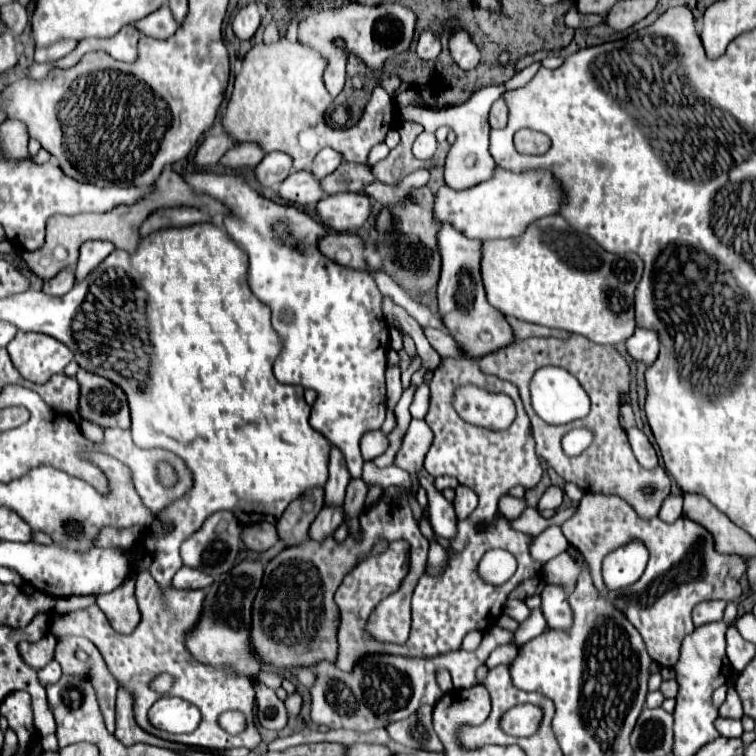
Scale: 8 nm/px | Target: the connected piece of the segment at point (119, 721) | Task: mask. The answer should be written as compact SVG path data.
M120 688L118 690L118 700L116 700L116 734L118 740L122 740L126 746L136 744L136 742L146 742L165 749L176 752L185 752L188 750L200 750L200 748L186 746L177 742L160 740L158 736L148 734L146 730L142 730L136 720L134 720L134 698L130 694L130 690Z

